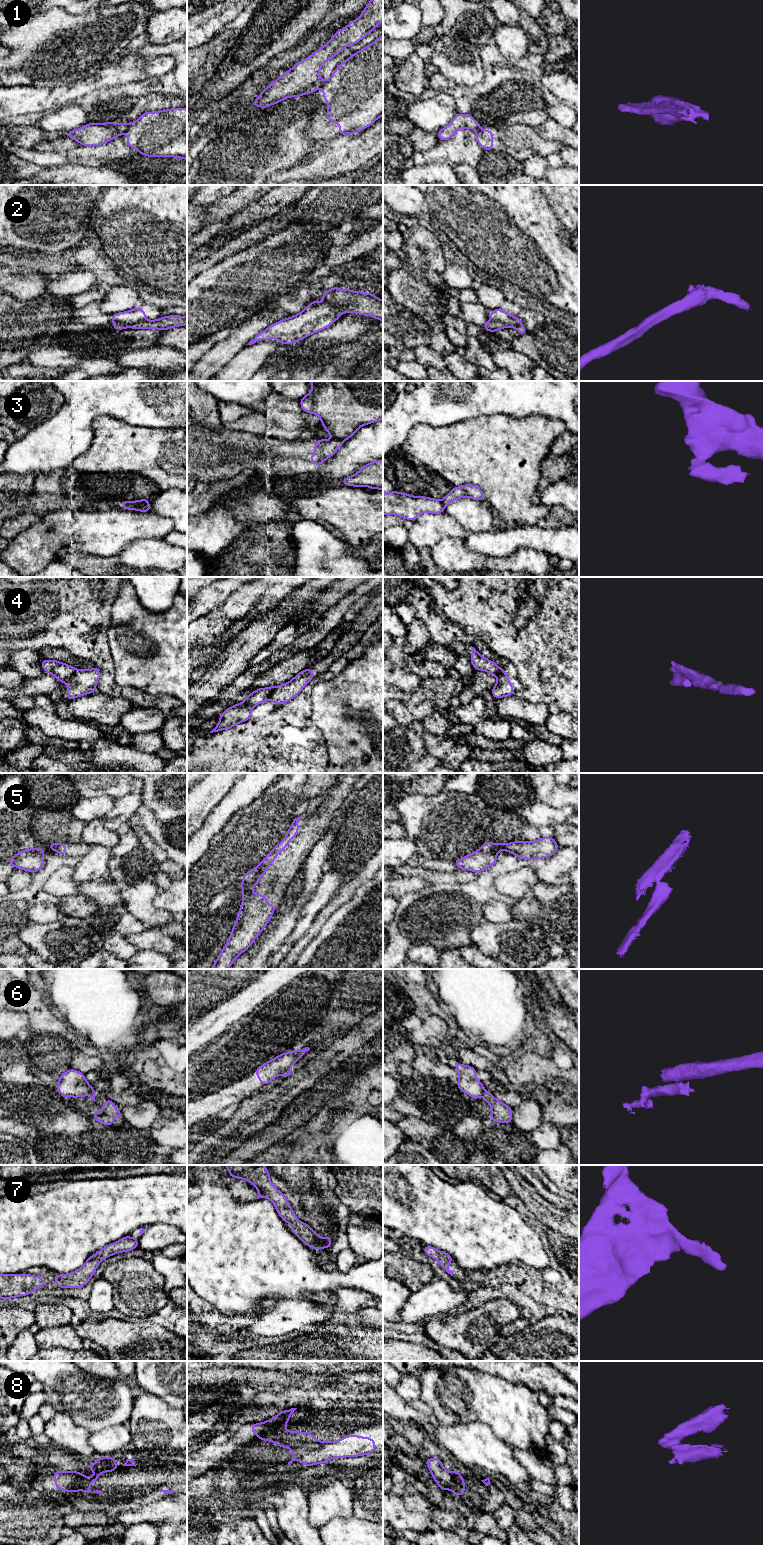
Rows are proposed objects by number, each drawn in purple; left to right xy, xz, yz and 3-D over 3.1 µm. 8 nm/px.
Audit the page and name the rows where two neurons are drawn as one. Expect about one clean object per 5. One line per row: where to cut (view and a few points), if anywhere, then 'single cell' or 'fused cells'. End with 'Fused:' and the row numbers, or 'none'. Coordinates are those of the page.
1: cut xy (129, 123), (125, 131); fused cells
2: cut xy (145, 319), (130, 324), (113, 323); fused cells
3: cut xy (148, 499), (144, 500), (134, 509); fused cells
4: cut xz (276, 687), (267, 699); fused cells
5: cut xz (250, 892), (243, 895); fused cells
6: cut xz (290, 1066), (282, 1072); fused cells
7: cut none; single cell
8: cut xz (283, 1426), (266, 1431), (260, 1438); fused cells
Fused: 1, 2, 3, 4, 5, 6, 8

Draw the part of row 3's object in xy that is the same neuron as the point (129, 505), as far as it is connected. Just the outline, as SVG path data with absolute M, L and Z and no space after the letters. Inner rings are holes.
M148 499L136 500L136 501L123 501L120 506L127 510L135 510L140 504Z

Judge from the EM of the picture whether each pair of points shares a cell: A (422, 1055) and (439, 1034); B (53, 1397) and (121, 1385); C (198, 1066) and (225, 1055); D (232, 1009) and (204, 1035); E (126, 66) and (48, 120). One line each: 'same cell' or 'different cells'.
A: different cells
B: same cell
C: same cell
D: same cell
E: different cells

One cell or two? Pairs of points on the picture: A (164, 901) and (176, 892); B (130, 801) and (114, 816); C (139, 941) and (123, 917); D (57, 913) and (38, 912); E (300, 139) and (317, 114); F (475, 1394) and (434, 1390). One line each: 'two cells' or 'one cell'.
A: one cell
B: one cell
C: two cells
D: one cell
E: two cells
F: one cell

